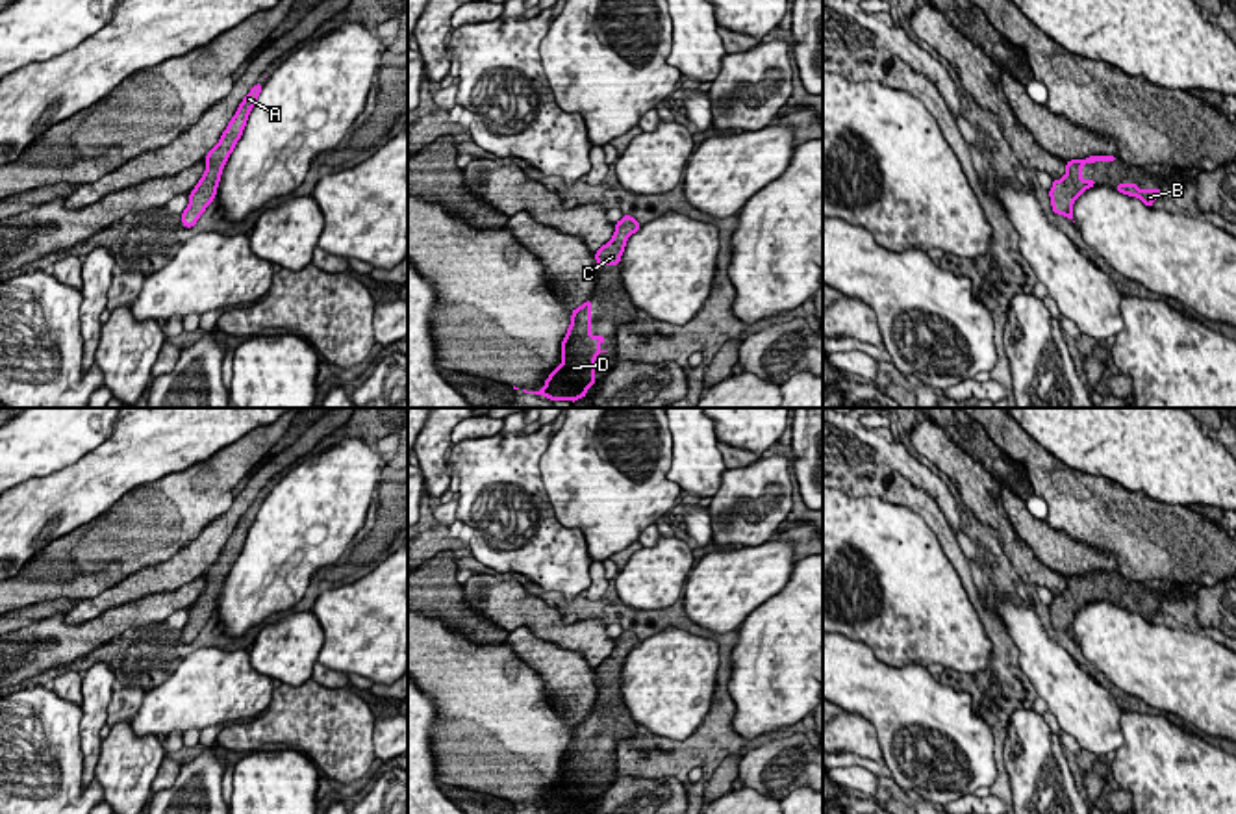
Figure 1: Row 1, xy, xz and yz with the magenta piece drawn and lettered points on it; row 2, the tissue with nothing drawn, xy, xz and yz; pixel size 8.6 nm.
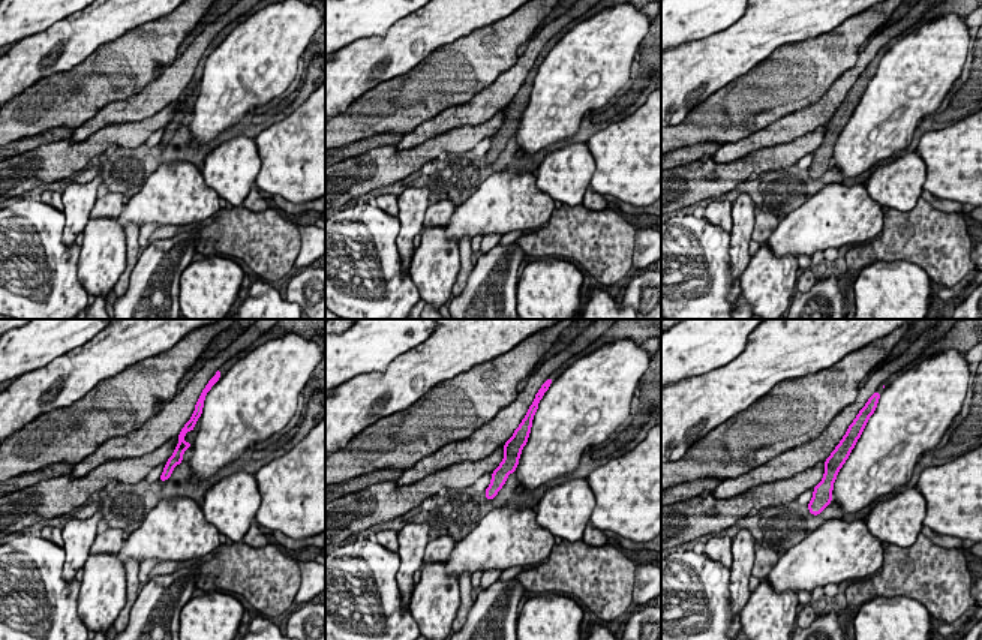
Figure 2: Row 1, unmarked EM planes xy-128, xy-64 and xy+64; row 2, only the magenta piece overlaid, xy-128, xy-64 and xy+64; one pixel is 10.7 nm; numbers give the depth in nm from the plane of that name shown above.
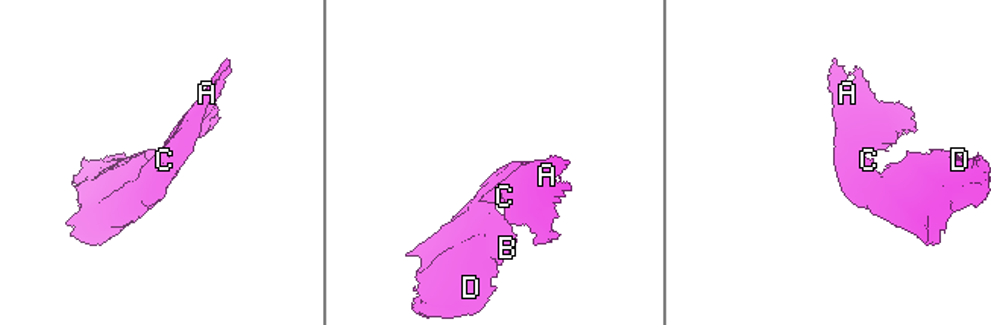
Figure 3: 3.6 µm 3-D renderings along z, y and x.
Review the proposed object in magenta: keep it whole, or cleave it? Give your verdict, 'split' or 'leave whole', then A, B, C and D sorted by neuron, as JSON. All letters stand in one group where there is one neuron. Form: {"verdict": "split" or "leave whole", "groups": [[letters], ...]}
{"verdict": "leave whole", "groups": [["A", "B", "C", "D"]]}

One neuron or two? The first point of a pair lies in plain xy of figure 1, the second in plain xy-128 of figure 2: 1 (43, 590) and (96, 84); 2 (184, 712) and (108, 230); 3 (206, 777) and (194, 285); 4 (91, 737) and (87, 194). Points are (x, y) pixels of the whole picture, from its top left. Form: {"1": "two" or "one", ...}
{"1": "one", "2": "two", "3": "two", "4": "one"}

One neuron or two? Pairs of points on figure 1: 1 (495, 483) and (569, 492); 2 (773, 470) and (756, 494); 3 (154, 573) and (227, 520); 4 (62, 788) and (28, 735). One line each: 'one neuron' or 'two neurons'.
1: two neurons
2: one neuron
3: one neuron
4: one neuron

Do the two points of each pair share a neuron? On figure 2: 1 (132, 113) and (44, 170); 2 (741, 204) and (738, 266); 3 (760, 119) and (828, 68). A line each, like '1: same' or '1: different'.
1: different
2: same
3: same

